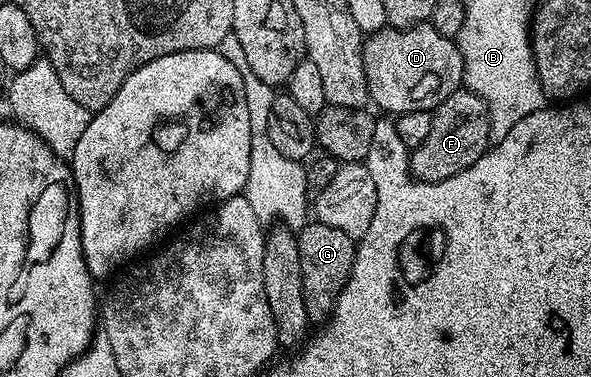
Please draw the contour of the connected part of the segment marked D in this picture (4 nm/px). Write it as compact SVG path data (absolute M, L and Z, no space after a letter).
M426 22L412 28L385 27L371 36L369 33L362 46L369 99L386 111L383 113L428 112L439 108L444 98L463 87L462 55L451 37L440 34Z

